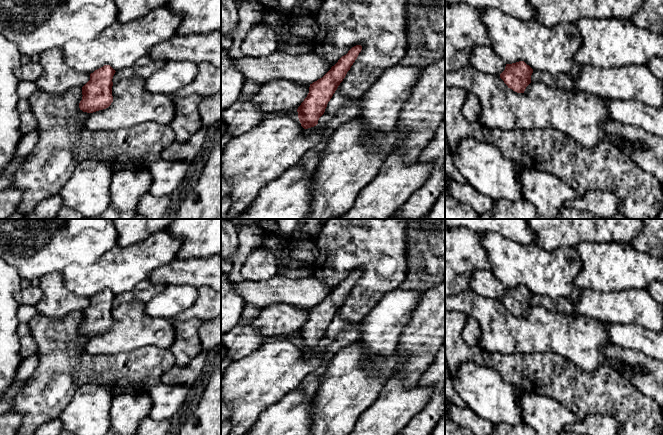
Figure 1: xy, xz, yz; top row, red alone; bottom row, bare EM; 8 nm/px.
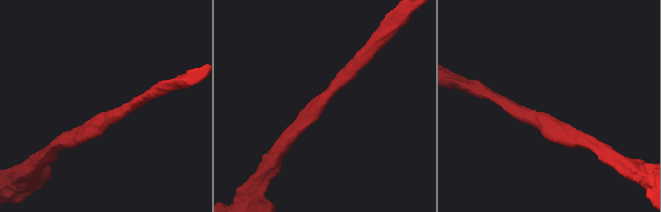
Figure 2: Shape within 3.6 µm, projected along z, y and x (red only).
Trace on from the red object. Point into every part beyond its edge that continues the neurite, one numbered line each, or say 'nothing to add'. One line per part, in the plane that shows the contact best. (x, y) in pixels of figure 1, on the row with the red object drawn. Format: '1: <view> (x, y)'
nothing to add

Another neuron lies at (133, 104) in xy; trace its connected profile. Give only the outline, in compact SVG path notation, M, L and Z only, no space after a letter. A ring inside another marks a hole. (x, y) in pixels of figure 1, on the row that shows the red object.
M137 75L113 84L113 102L106 109L90 113L85 121L85 127L94 133L131 128L146 122L169 125L173 121L176 112L173 97L161 93L152 93L146 89L145 85L146 79Z

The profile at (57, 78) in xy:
M61 48L49 49L39 56L43 73L35 86L47 94L61 96L69 89L82 88L90 80L90 74L76 72L67 66Z

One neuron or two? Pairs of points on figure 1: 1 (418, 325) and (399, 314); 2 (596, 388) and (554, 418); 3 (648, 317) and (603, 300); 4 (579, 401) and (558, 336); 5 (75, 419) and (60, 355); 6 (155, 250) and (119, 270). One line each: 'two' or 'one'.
1: two
2: two
3: one
4: two
5: two
6: one

